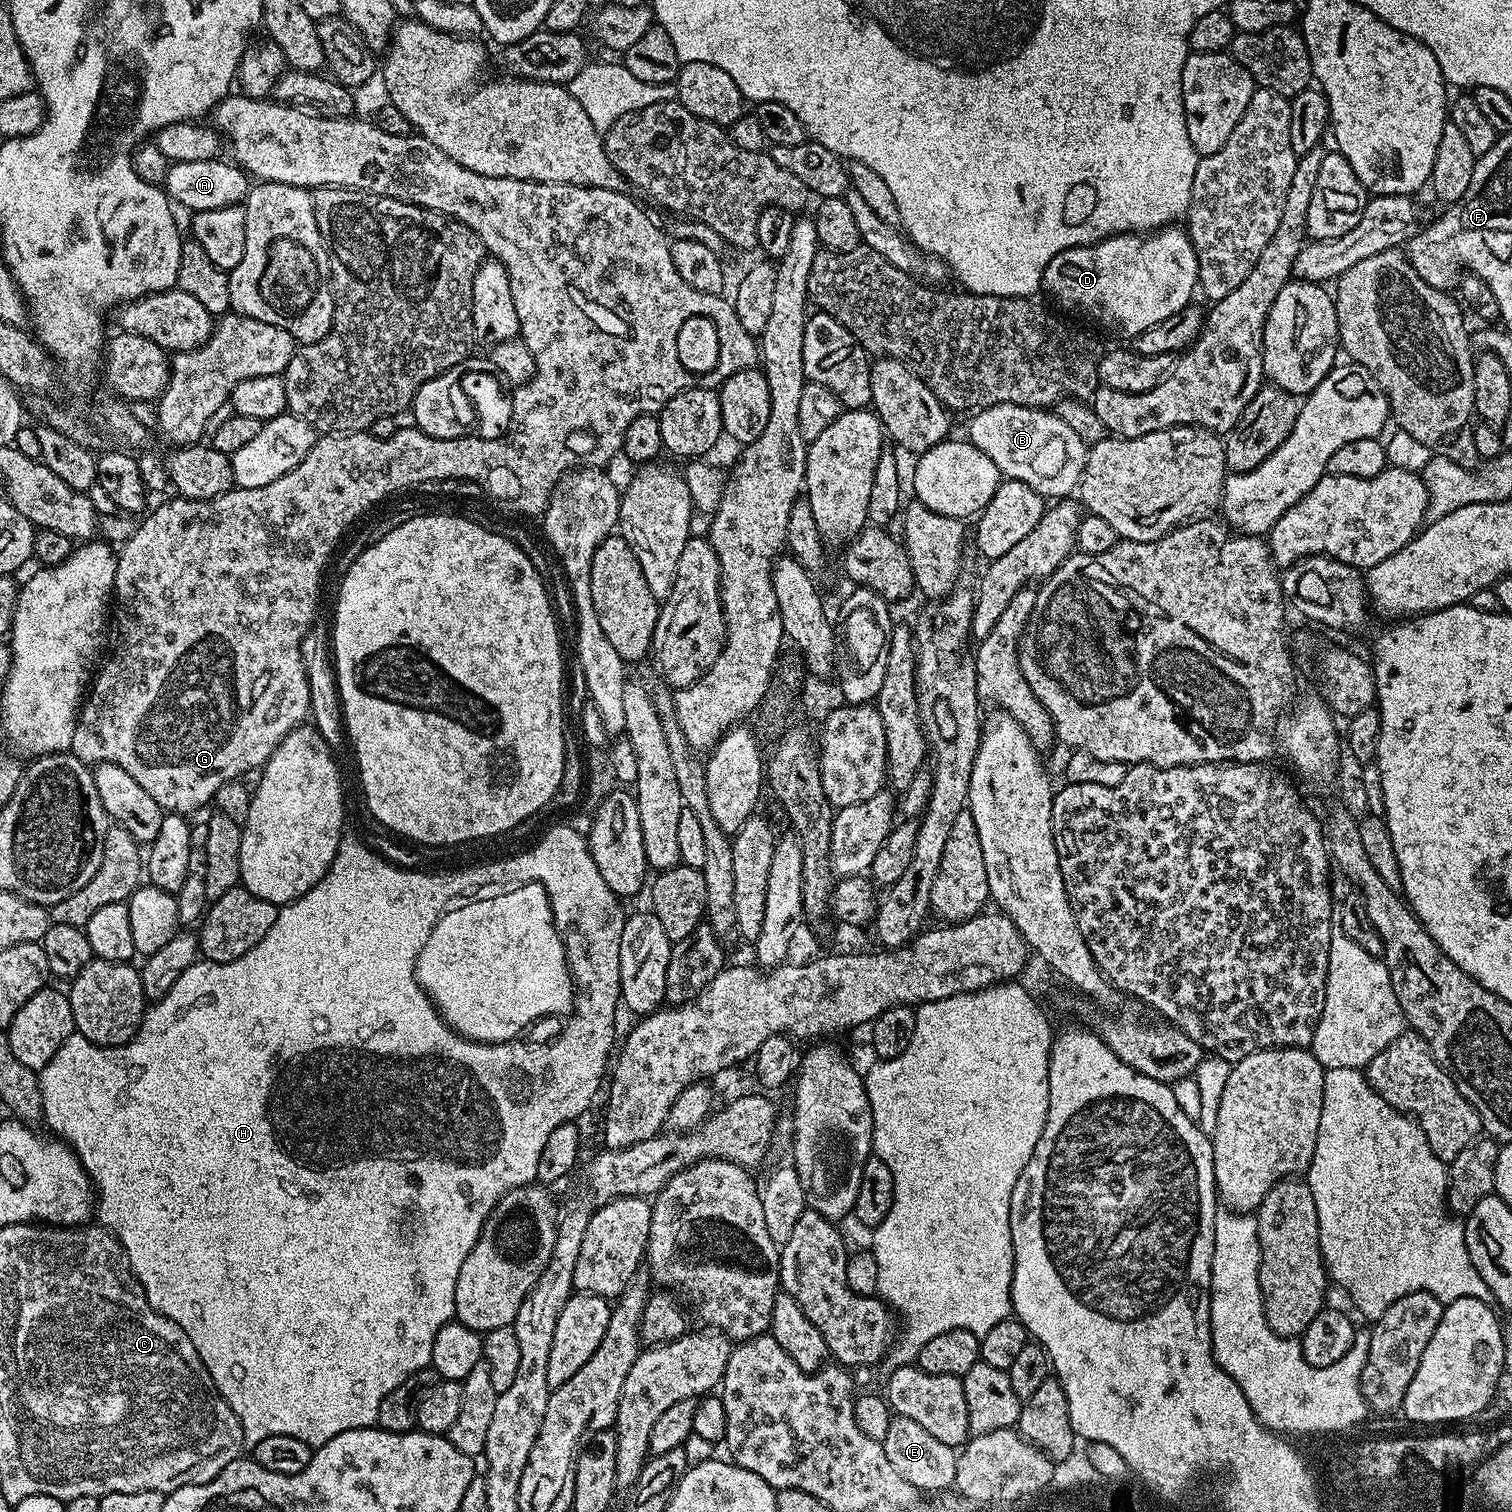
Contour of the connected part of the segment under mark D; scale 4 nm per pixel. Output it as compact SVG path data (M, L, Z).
M1165 226L1154 232L1124 232L1120 236L1108 236L1096 244L1062 250L1048 263L1044 271L1043 291L1049 292L1068 312L1077 312L1088 320L1093 320L1100 328L1105 328L1112 336L1121 336L1121 341L1131 341L1132 337L1158 326L1160 322L1178 314L1191 305L1192 291L1198 288L1198 258L1194 254L1192 239L1180 226Z

